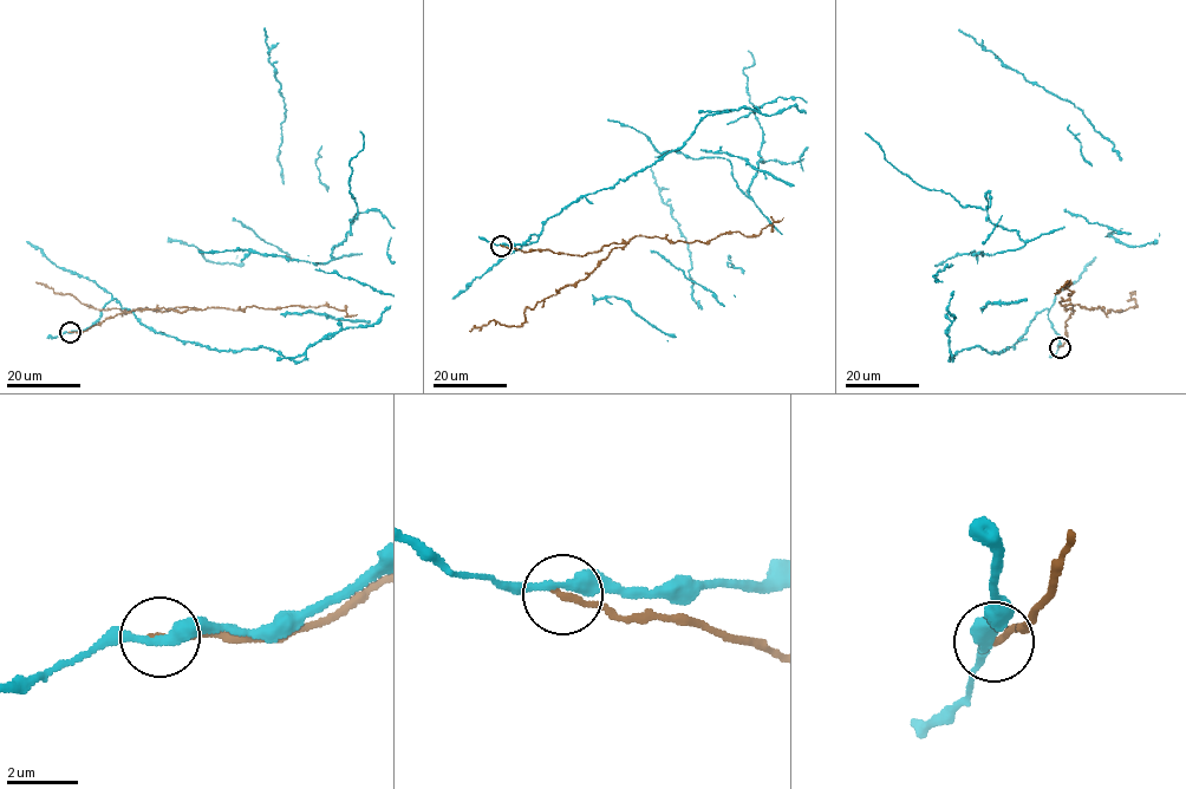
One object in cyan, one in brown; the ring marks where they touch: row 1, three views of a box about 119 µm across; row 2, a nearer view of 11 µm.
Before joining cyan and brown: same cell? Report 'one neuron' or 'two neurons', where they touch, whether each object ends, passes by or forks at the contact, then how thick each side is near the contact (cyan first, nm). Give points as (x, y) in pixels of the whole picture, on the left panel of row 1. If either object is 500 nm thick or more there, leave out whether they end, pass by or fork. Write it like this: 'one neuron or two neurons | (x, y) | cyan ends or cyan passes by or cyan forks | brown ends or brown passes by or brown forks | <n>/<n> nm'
two neurons | (70, 332) | cyan passes by | brown ends | 340/190 nm

